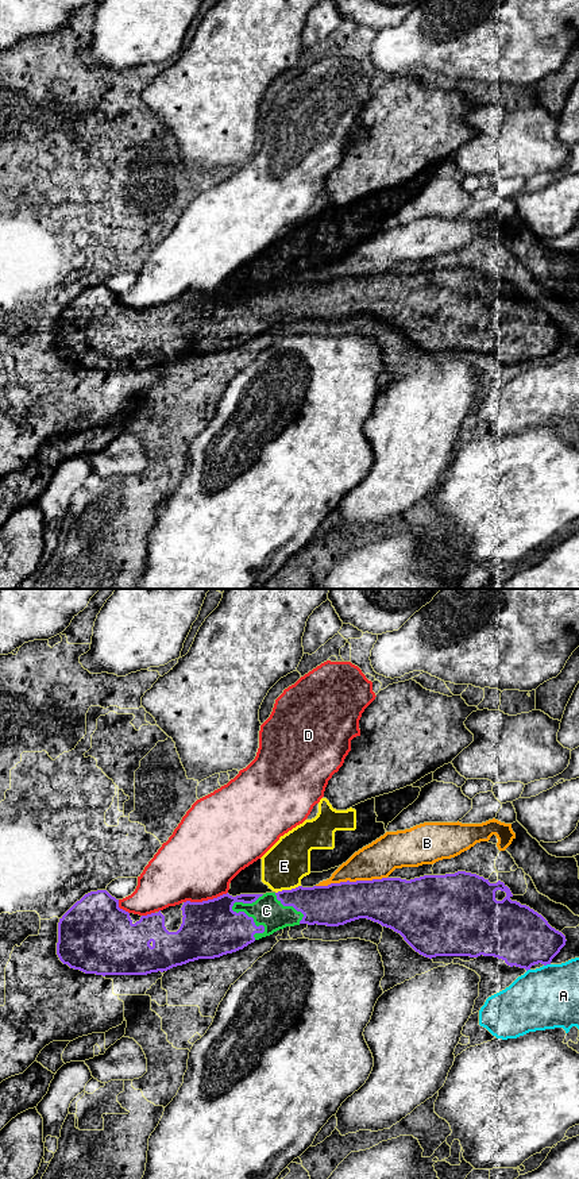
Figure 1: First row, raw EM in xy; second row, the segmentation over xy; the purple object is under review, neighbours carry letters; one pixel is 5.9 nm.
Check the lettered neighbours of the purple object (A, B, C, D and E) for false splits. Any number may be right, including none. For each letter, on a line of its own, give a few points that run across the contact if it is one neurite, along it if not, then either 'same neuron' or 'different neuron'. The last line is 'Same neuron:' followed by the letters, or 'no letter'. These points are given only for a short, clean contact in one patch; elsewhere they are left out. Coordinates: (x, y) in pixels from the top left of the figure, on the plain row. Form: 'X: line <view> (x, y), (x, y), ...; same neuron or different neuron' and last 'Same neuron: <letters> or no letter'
A: different neuron
B: different neuron
C: line xy (263, 289), (232, 301), (263, 322), (255, 334); different neuron
D: different neuron
E: line xy (300, 280), (276, 288); different neuron
Same neuron: no letter

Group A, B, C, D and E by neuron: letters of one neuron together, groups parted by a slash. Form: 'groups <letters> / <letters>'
groups A / B / C E / D

